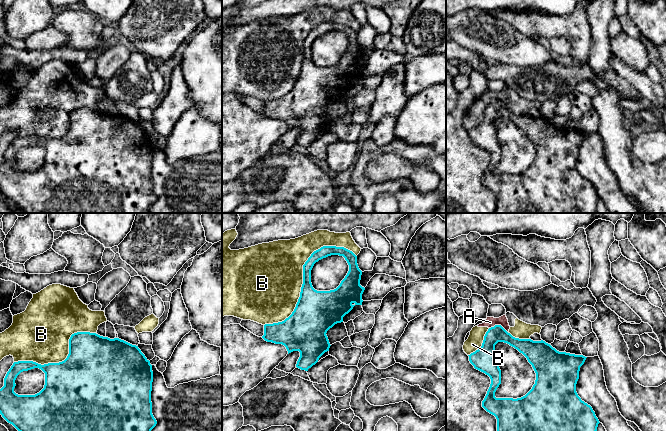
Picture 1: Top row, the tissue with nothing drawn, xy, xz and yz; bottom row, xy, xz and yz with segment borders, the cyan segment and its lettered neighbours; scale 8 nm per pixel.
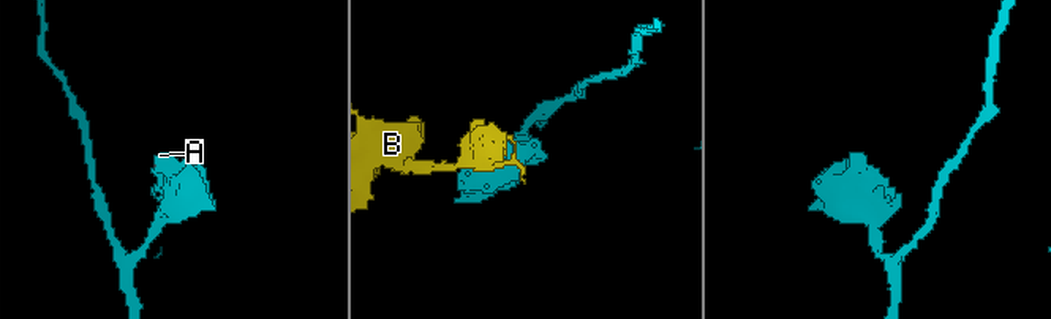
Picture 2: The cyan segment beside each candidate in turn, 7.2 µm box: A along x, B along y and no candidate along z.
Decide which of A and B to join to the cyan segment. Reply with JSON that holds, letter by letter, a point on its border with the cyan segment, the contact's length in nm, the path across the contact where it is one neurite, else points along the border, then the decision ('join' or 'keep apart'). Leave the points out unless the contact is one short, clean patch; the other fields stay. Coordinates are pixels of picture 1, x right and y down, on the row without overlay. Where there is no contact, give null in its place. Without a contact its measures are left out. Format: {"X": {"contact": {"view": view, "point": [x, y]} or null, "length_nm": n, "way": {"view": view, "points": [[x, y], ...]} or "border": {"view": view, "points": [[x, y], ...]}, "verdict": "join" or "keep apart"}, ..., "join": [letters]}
{"A": {"contact": {"view": "yz", "point": [499, 101]}, "length_nm": 170, "border": {"view": "yz", "points": [[489, 103], [500, 101], [508, 109]]}, "verdict": "keep apart"}, "B": {"contact": {"view": "xz", "point": [303, 51]}, "length_nm": 950, "verdict": "keep apart"}, "join": []}

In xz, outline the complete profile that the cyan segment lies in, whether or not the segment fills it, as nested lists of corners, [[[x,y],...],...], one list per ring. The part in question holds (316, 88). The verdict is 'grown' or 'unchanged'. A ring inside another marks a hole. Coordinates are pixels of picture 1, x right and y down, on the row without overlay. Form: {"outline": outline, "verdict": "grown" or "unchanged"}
{"outline": [[[323,22],[314,27],[303,41],[303,60],[294,87],[282,98],[265,100],[262,114],[267,118],[284,121],[288,130],[299,127],[300,133],[296,143],[308,147],[325,128],[329,127],[331,121],[326,111],[327,107],[335,100],[343,98],[343,93],[355,81],[362,81],[362,70],[365,64],[360,61],[361,51],[362,47],[358,43],[357,32],[352,27],[336,22]],[[331,31],[343,32],[349,41],[349,47],[336,65],[317,67],[311,59],[311,46],[316,38]]], "verdict": "unchanged"}

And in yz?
{"outline": [[[501,101],[489,104],[482,122],[468,132],[474,144],[491,155],[482,183],[497,195],[495,213],[595,213],[600,198],[592,183],[582,177],[576,168],[580,143],[587,133],[559,128],[543,116],[515,114]],[[498,118],[507,119],[522,129],[536,149],[535,160],[521,174],[495,173],[495,168],[501,160],[501,146],[495,128]]], "verdict": "unchanged"}

